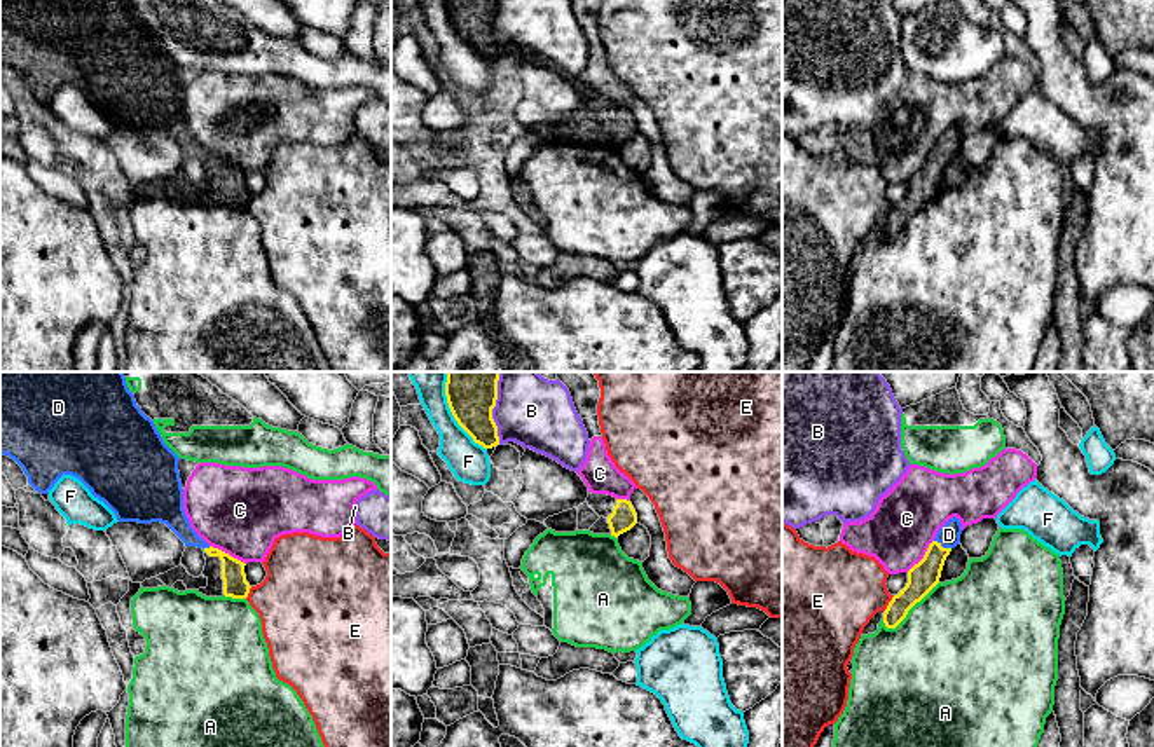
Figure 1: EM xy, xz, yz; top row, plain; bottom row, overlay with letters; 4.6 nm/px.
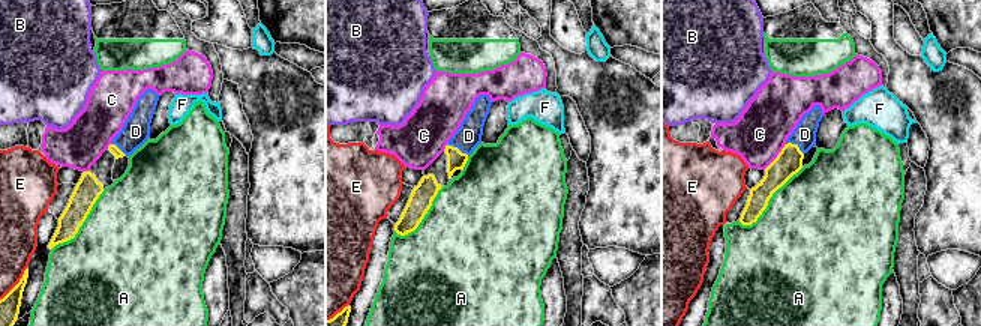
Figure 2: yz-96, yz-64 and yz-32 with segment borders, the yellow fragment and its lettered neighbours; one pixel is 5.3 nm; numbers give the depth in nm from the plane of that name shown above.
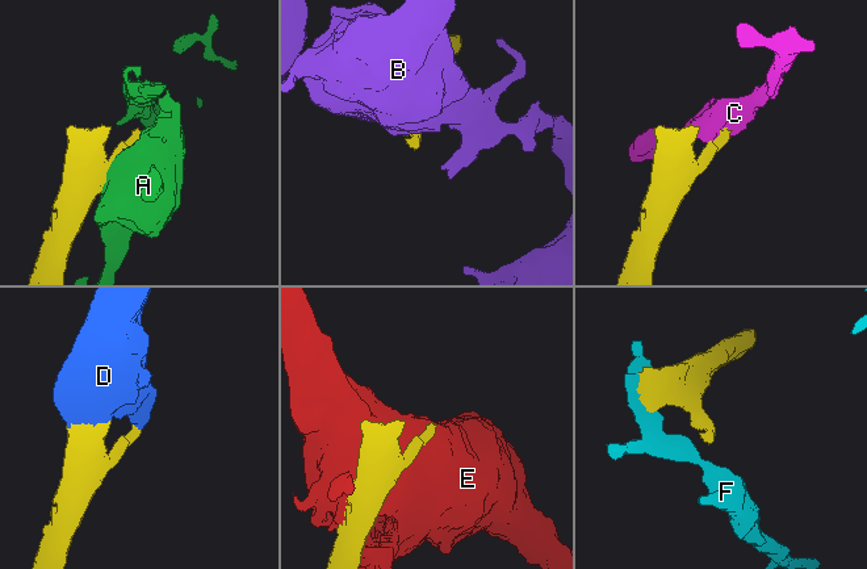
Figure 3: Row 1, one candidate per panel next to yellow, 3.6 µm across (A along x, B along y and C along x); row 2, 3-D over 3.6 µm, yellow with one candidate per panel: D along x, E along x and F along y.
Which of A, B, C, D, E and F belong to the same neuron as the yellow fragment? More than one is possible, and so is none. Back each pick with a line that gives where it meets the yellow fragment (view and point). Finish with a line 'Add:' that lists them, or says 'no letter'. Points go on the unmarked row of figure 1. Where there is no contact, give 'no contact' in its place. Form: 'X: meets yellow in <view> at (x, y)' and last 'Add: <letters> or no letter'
D: meets yellow in yz at (941, 156)
Add: D

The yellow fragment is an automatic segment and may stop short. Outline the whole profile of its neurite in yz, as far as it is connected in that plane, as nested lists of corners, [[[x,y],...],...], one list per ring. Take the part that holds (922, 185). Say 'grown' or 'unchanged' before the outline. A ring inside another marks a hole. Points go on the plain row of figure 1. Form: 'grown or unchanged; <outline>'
grown; [[[957,126],[950,127],[938,140],[924,168],[908,180],[906,195],[889,211],[883,222],[887,237],[896,237],[906,227],[908,220],[939,192],[944,169],[960,152],[960,143],[962,133]]]

